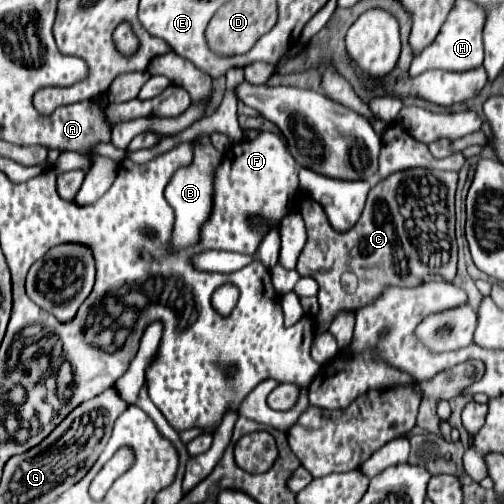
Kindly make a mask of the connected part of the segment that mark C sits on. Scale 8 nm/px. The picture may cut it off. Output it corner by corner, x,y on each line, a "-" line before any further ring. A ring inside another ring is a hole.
418,167
392,173
370,189
360,221
346,233
336,233
332,229
324,209
314,199
306,195
296,199
308,231
308,241
298,257
298,273
316,279
320,285
320,331
328,329
338,311
356,311
360,305
372,303
388,285
414,287
428,279
452,281
456,277
456,181
456,171
430,171
-
346,271
358,277
358,287
354,293
346,293
340,285
340,277

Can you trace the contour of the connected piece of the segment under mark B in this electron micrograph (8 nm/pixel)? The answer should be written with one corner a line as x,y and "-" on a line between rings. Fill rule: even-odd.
204,135
196,137
192,141
192,147
194,147
192,165
186,169
180,169
174,175
174,179
170,181
170,185
166,187
166,199
176,213
176,223
174,223
174,231
172,231
172,245
176,249
190,247
200,239
200,227
208,219
210,209
212,209
212,177
221,162
221,159
216,159
216,149
212,147
210,137
204,137

